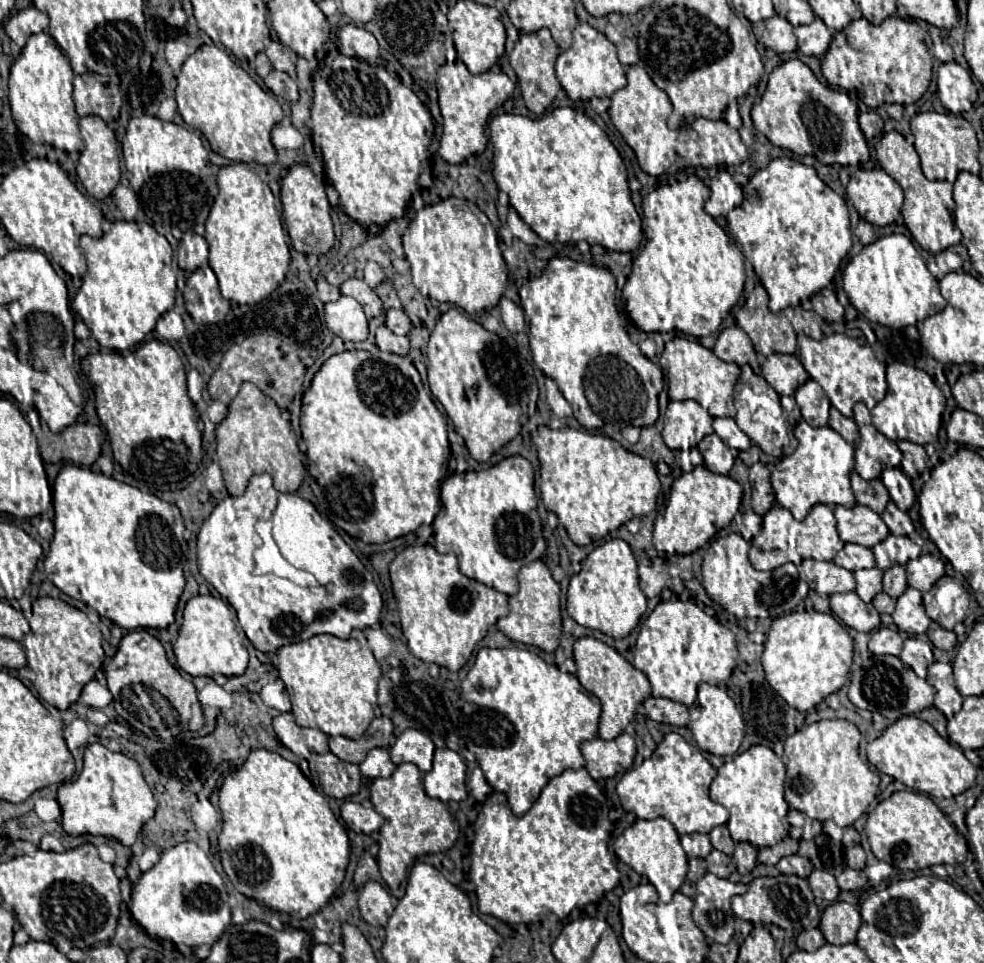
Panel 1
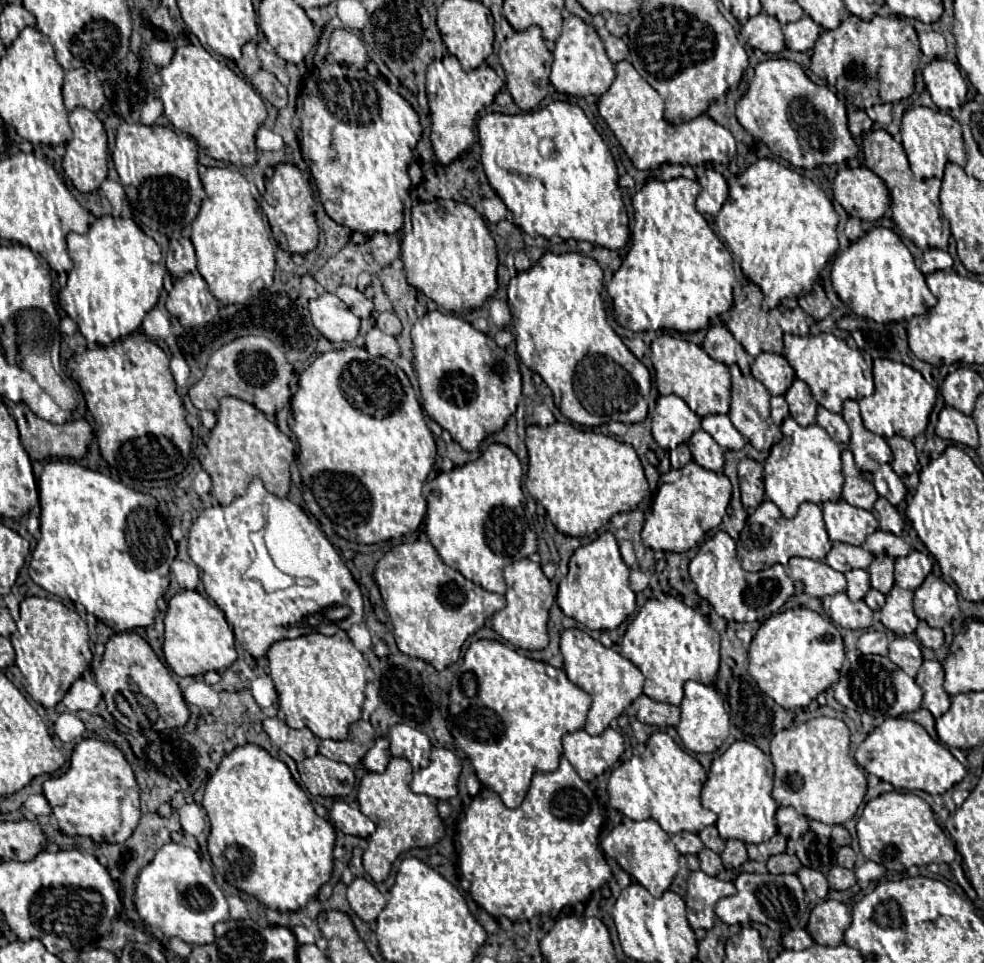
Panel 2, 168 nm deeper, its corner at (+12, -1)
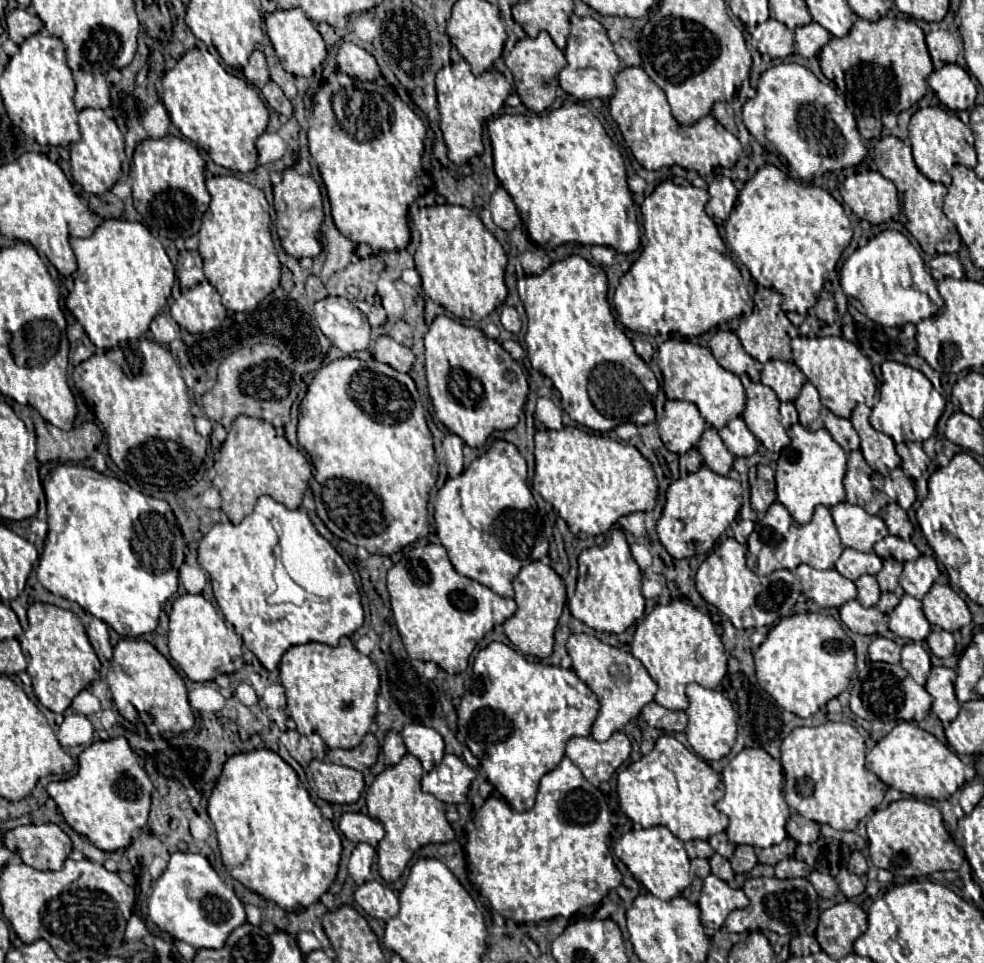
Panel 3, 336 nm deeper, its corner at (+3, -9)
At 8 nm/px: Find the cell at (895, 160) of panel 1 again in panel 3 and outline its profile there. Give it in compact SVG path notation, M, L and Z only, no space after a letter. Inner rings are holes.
M882 137L874 147L874 161L878 165L878 171L886 179L894 181L894 185L898 187L899 222L912 233L912 237L920 243L924 253L928 253L928 255L942 255L942 253L954 255L960 249L960 233L942 211L944 195L948 189L942 183L934 183L934 181L926 179L918 171L916 163L912 159L910 145L906 145L898 137Z

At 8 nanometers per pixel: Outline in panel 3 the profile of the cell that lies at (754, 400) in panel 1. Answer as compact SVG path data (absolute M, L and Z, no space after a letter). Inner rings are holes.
M742 375L740 381L746 389L746 411L742 419L766 449L780 453L790 445L790 437L780 423L780 401L776 393L762 383L750 383L746 375Z

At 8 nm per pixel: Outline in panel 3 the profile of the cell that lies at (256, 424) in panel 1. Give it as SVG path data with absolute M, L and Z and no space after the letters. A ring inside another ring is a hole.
M240 415L220 449L220 457L214 463L214 487L222 495L222 513L232 523L240 523L252 513L258 497L270 495L274 501L288 509L298 509L312 477L310 461L280 435L270 423L258 417Z

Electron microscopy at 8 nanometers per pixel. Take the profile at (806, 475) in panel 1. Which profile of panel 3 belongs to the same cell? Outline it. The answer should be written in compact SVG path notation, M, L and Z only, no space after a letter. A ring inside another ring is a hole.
M794 423L788 429L788 437L792 443L780 453L776 467L776 495L798 523L806 523L812 519L816 505L832 507L846 501L842 485L846 473L846 453L826 429L808 431L800 423Z

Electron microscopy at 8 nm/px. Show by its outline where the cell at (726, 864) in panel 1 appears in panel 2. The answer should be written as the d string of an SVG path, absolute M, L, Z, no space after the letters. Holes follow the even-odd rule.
M703 849L697 857L699 857L699 863L701 863L701 871L705 871L707 875L715 877L719 871L723 871L721 857L717 853L713 853L711 849Z

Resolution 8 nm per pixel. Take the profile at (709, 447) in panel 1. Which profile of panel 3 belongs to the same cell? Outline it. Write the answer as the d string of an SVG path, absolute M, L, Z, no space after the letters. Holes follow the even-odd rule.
M714 427L706 429L702 433L702 439L698 443L698 451L704 457L706 465L718 473L718 475L728 475L728 471L732 469L734 463L734 455L728 451L728 447L724 445L724 441L720 439L718 431Z

